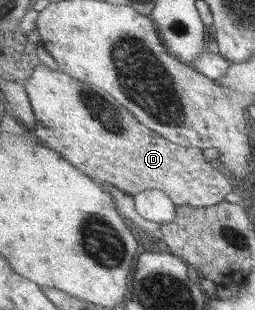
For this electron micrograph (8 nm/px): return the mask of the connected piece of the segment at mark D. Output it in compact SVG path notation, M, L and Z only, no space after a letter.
M39 64L27 79L25 89L37 116L35 135L43 146L58 151L83 173L97 179L99 184L109 187L107 190L111 190L115 195L125 193L135 197L148 189L160 189L165 191L176 205L211 207L224 202L229 193L236 191L231 175L227 175L221 166L215 168L207 162L201 148L182 146L161 137L153 129L141 125L141 122L125 109L125 105L115 101L111 93L91 82L85 83L60 72L59 69L51 71L45 64Z

